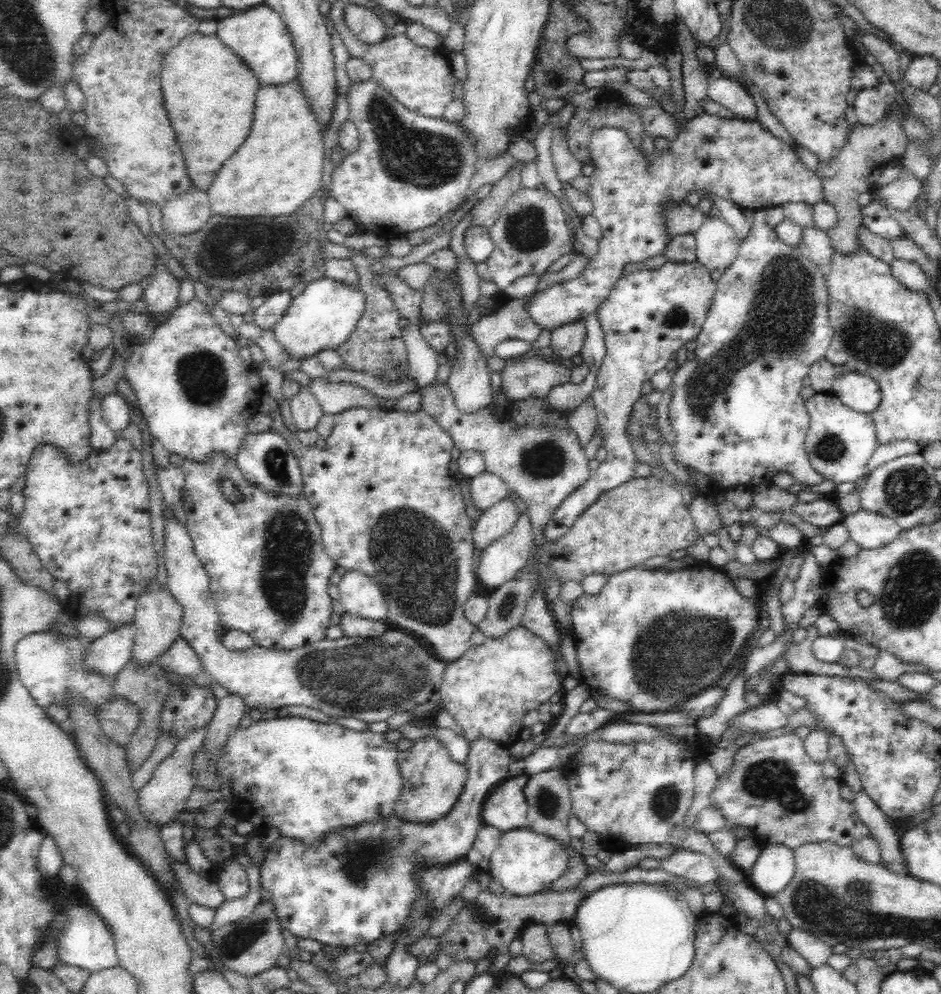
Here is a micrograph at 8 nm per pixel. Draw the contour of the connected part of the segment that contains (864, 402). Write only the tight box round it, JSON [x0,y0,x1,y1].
[831,371,883,413]

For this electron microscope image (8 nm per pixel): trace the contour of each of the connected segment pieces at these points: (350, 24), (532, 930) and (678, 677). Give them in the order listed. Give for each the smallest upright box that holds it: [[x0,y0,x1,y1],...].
[[344,4,390,44],[518,922,558,963],[571,562,759,713]]

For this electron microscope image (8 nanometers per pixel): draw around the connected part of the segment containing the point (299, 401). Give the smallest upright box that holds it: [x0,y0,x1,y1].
[289,385,324,430]

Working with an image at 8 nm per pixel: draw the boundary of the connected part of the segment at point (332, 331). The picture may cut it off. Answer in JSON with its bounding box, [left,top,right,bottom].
[272,277,365,361]

